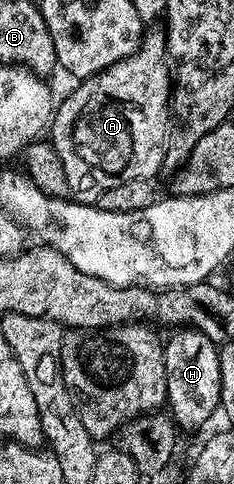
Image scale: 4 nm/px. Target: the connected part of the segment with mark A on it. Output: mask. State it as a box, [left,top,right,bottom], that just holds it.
[49,30,173,204]

